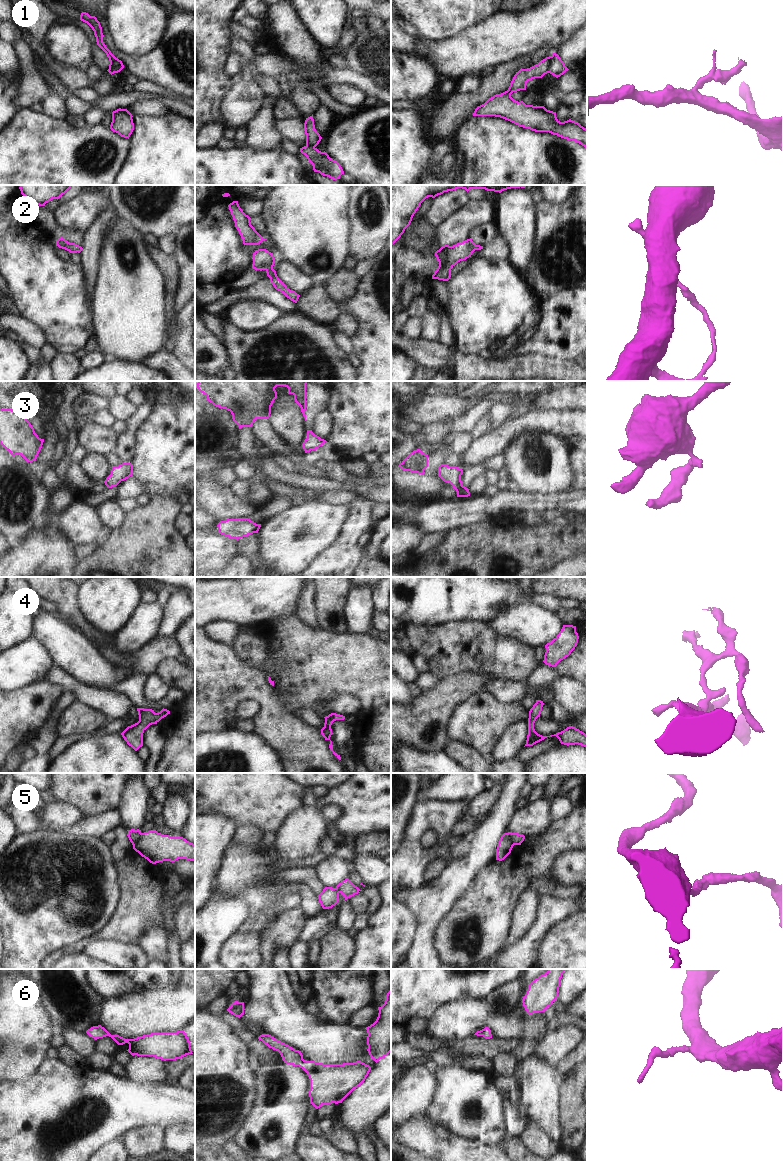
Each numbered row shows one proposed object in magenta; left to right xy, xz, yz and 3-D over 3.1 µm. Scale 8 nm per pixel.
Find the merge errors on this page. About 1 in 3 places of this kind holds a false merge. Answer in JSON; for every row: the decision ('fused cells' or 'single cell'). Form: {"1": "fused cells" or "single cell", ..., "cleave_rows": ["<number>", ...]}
{"1": "fused cells", "2": "single cell", "3": "single cell", "4": "single cell", "5": "fused cells", "6": "single cell", "cleave_rows": ["1", "5"]}

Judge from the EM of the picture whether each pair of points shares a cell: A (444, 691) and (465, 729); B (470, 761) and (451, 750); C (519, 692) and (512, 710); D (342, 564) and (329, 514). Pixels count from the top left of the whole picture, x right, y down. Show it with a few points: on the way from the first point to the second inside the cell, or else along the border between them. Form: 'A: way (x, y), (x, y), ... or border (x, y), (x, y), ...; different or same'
A: border (472, 694), (454, 709), (446, 731); different
B: way (465, 756), (456, 750); same
C: border (493, 695), (499, 701), (505, 703), (520, 702); different
D: border (347, 519), (340, 536), (319, 556); different

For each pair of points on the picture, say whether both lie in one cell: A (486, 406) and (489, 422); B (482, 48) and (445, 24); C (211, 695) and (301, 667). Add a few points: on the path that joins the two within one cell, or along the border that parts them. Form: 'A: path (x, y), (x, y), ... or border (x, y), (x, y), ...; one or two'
A: border (487, 412), (472, 430); two
B: border (479, 21), (451, 37), (436, 41); two
C: border (260, 669), (267, 675); two

